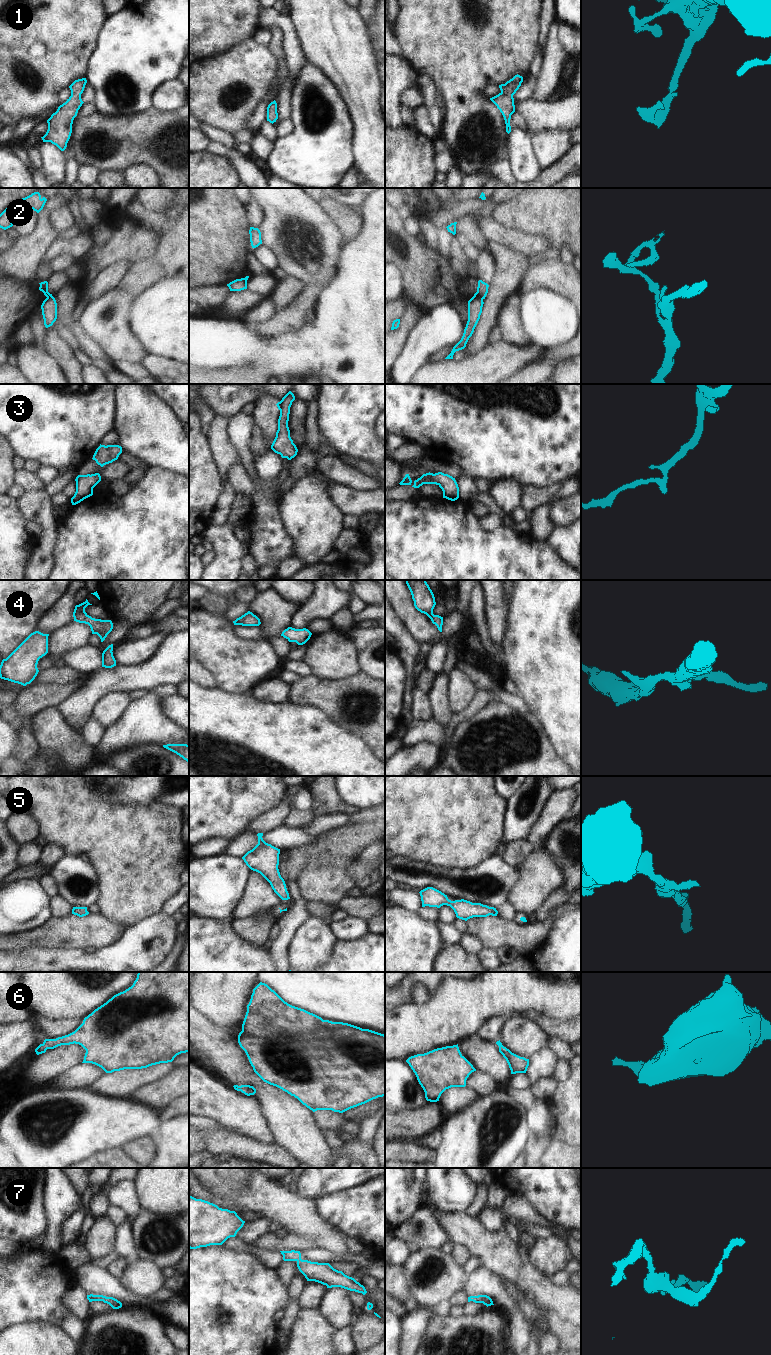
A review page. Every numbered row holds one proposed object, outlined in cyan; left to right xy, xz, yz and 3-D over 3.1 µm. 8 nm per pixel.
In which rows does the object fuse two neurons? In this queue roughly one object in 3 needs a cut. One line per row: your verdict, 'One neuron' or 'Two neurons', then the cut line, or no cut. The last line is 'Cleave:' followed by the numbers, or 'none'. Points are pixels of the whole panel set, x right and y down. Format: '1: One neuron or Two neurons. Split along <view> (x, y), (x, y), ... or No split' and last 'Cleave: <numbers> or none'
1: One neuron. No split
2: Two neurons. Split along yz (474, 294), (482, 299)
3: One neuron. No split
4: One neuron. No split
5: One neuron. No split
6: One neuron. No split
7: One neuron. No split
Cleave: 2

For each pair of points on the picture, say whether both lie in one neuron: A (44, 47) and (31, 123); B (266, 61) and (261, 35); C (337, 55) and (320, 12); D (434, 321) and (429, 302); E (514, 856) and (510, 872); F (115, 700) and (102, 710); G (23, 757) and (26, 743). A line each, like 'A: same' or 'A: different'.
A: different
B: different
C: same
D: different
E: different
F: same
G: same

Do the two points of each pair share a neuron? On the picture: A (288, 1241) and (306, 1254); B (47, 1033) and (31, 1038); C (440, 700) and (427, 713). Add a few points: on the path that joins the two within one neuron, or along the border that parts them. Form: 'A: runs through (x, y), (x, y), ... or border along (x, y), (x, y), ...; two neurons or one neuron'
A: border along (313, 1246), (300, 1251); two neurons
B: border along (32, 1017), (39, 1033), (44, 1039); two neurons
C: border along (427, 694), (433, 716); two neurons

